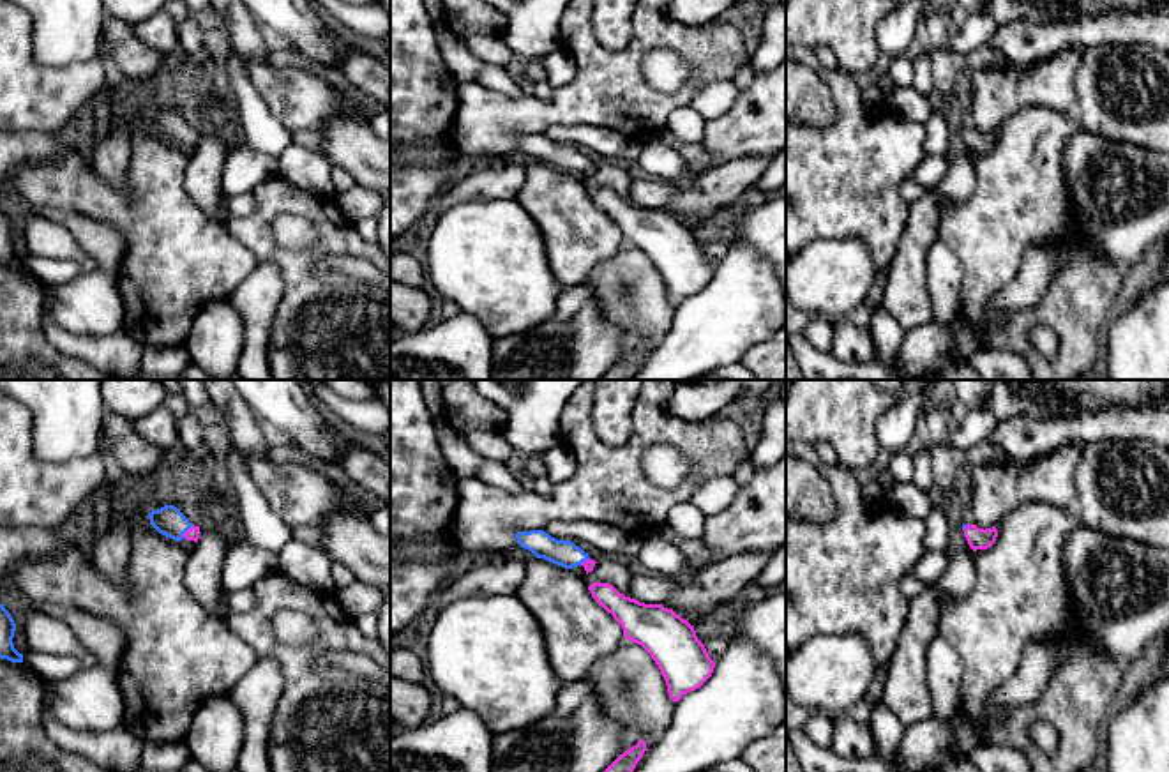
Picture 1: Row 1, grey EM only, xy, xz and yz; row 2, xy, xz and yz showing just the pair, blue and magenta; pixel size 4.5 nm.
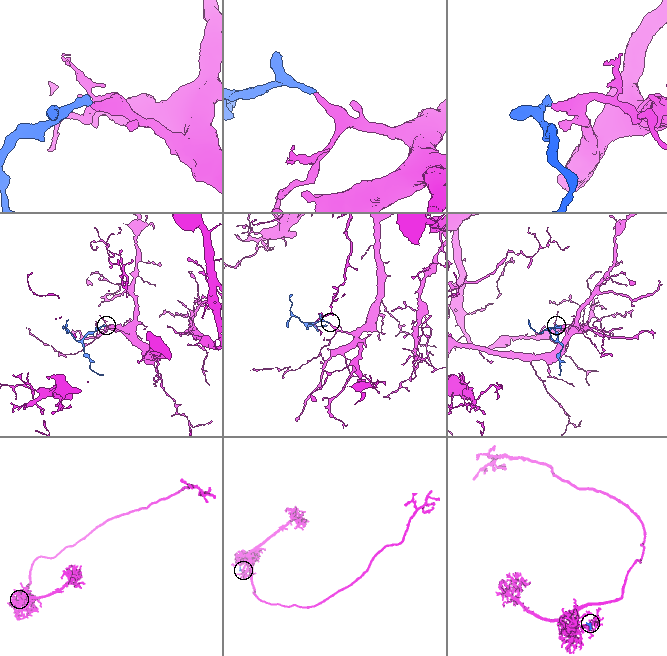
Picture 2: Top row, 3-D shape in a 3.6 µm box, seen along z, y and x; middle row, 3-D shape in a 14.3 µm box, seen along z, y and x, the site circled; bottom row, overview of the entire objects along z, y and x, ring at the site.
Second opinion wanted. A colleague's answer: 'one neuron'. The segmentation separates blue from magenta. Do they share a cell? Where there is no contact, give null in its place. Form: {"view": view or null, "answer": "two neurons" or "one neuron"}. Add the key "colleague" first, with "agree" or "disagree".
{"colleague": "agree", "view": "xy", "answer": "one neuron"}

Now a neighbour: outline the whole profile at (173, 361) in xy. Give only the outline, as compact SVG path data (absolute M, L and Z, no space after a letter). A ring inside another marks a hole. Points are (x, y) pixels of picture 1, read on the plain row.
M143 346L141 371L178 378L192 364L184 346Z

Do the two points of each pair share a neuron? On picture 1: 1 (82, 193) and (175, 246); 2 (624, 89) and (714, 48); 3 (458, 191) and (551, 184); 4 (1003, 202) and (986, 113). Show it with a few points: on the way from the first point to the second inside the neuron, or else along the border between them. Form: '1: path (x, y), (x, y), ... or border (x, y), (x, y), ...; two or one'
1: path (105, 204), (140, 211), (152, 223); one
2: path (627, 60), (650, 37), (686, 39); one
3: border (527, 166), (523, 184), (512, 196); two
4: border (1030, 106), (1019, 108), (995, 129); two

